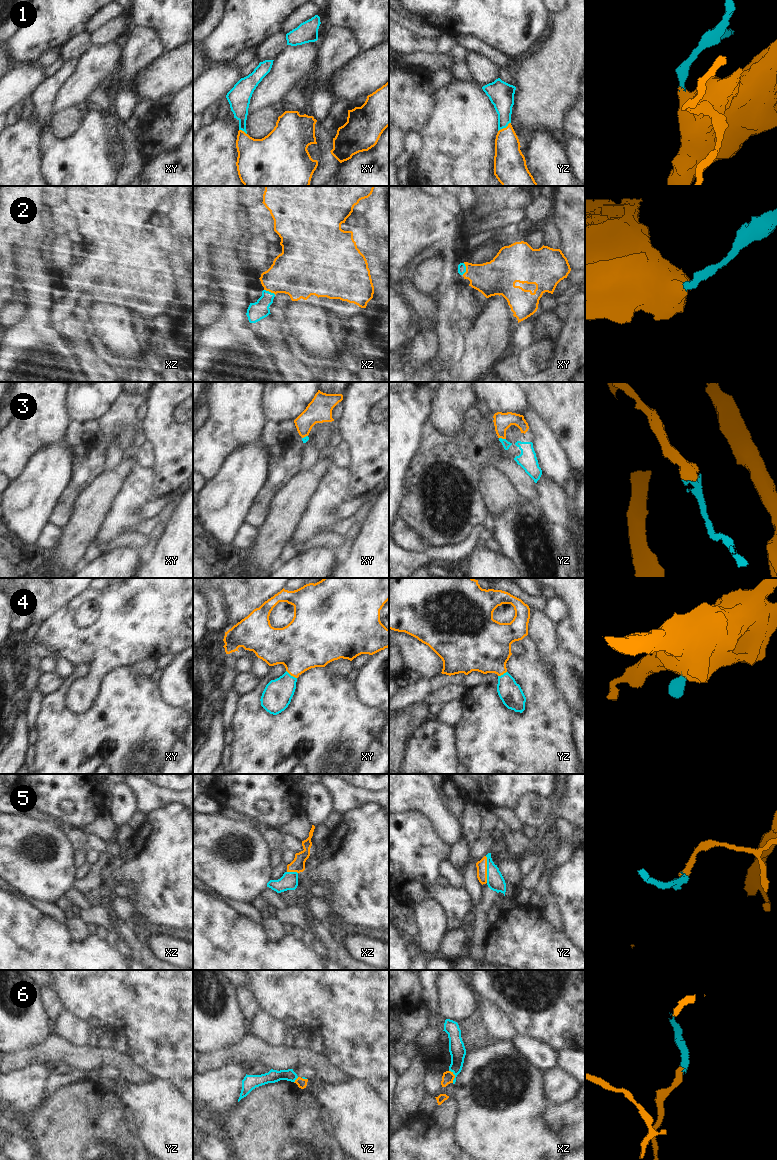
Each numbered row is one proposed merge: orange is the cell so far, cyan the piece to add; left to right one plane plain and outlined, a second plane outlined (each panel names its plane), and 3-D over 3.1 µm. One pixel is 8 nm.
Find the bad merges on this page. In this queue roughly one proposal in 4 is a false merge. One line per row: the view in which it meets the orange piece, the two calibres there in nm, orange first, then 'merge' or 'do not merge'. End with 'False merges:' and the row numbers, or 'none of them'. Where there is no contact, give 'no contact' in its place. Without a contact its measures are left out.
1: meets orange in yz; 220 nm thick on the orange side, 190 nm on the other; merge
2: meets orange in xy; 280 nm thick on the orange side, 60 nm on the other; merge
3: meets orange in yz; 140 nm thick on the orange side, 60 nm on the other; merge
4: meets orange in xy; 400 nm thick on the orange side, 240 nm on the other; merge
5: meets orange in yz; 90 nm thick on the orange side, 140 nm on the other; merge
6: meets orange in xz; 90 nm thick on the orange side, 130 nm on the other; do not merge
False merges: 6

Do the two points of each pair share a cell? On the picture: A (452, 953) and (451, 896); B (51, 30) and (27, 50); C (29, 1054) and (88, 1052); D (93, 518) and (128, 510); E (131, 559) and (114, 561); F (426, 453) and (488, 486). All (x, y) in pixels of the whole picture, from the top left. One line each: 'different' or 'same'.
A: different
B: same
C: same
D: different
E: same
F: different

